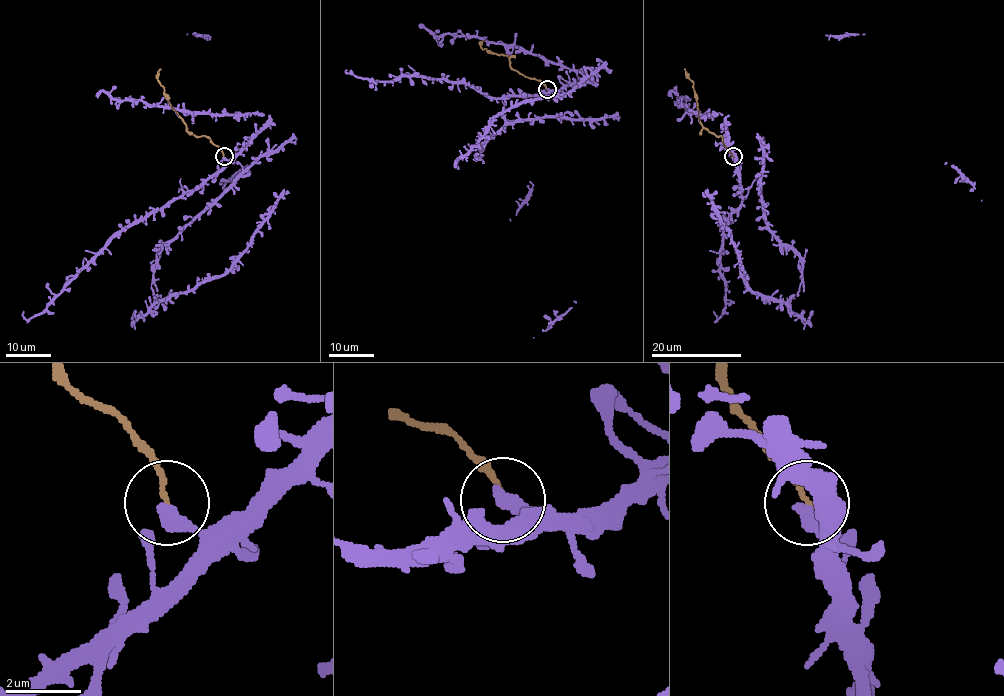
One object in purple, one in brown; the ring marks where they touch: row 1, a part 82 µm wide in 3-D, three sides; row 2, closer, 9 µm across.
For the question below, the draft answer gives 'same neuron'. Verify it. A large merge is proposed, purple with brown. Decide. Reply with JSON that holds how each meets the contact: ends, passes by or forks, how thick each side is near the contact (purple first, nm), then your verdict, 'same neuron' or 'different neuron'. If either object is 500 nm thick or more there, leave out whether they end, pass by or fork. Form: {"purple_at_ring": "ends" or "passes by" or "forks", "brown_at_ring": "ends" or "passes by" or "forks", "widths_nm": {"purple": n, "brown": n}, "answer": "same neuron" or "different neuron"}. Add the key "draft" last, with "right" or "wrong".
{"purple_at_ring": "ends", "brown_at_ring": "ends", "widths_nm": {"purple": 400, "brown": 130}, "answer": "different neuron", "draft": "wrong"}

